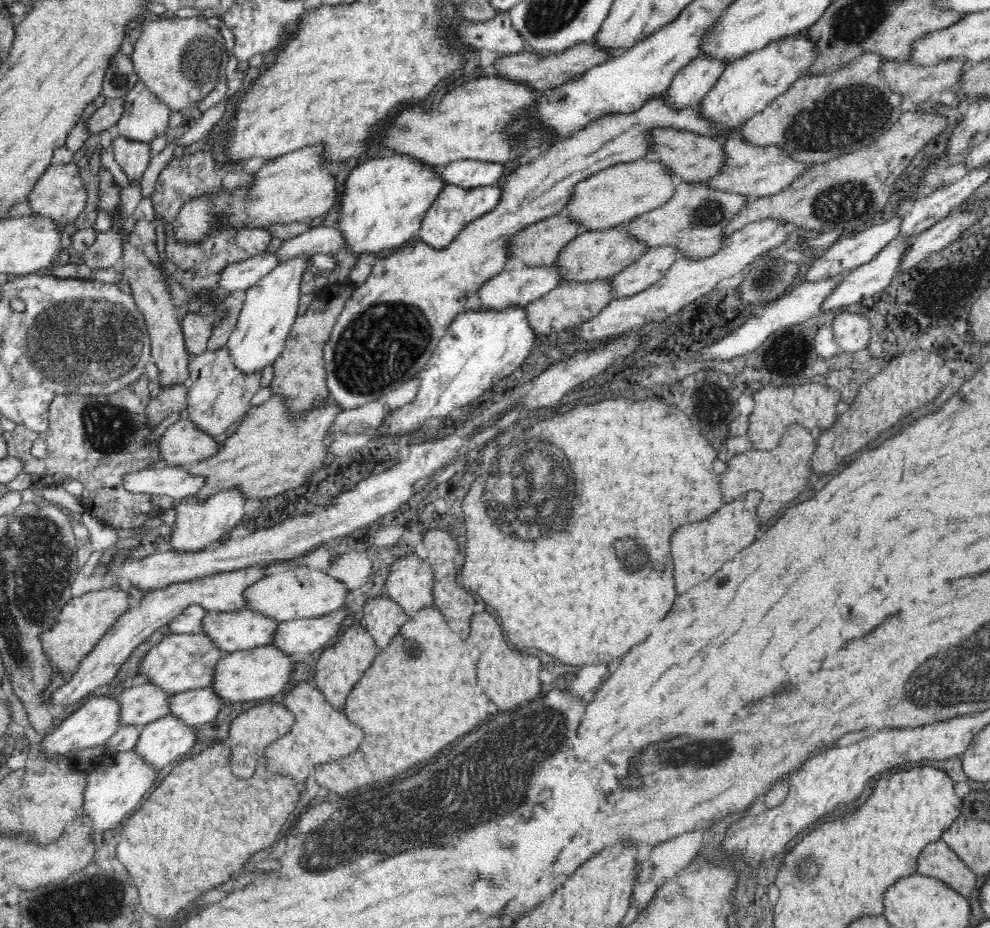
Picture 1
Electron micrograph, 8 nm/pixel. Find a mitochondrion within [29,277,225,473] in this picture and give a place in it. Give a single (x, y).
(110, 430)

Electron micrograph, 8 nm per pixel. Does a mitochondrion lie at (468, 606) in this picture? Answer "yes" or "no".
no

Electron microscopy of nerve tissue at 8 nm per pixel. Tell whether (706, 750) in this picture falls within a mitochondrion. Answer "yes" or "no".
yes

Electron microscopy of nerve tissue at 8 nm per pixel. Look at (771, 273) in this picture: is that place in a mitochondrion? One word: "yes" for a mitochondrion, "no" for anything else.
yes

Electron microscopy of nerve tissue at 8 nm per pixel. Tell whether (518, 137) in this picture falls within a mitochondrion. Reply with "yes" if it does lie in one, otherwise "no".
no

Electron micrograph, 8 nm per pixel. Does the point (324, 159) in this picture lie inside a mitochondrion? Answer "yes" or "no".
no

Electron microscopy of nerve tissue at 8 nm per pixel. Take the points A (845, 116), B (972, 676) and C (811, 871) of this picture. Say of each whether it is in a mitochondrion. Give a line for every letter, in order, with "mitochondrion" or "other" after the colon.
A: mitochondrion
B: mitochondrion
C: mitochondrion

